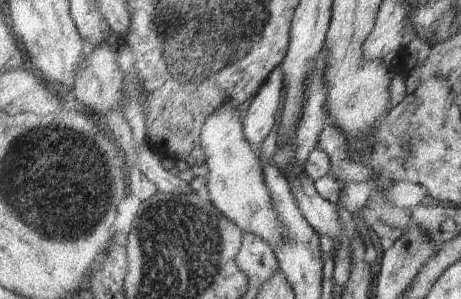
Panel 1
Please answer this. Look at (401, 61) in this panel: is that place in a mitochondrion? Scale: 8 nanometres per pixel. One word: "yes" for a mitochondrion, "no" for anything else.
no

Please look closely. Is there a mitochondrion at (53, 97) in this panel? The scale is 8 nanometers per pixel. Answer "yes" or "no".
no

